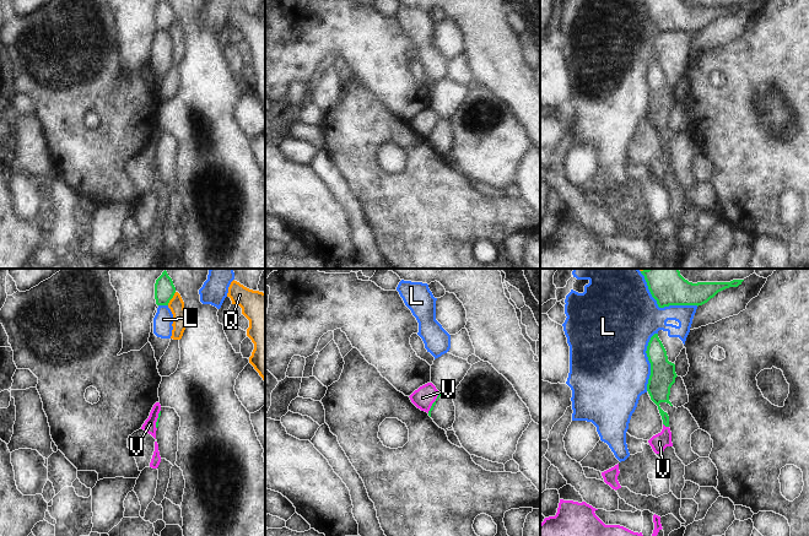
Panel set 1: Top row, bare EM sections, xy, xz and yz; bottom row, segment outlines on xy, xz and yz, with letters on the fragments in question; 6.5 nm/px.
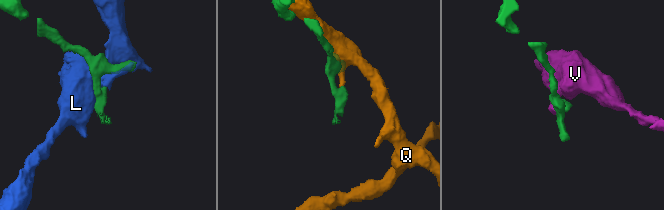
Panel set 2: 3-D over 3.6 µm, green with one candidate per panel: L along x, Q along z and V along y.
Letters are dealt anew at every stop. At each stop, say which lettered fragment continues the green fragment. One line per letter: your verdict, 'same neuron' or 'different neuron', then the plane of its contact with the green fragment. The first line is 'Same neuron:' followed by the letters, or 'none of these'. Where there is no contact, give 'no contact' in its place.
Same neuron: none of these
L: different neuron | yz
Q: different neuron | xy
V: different neuron | yz

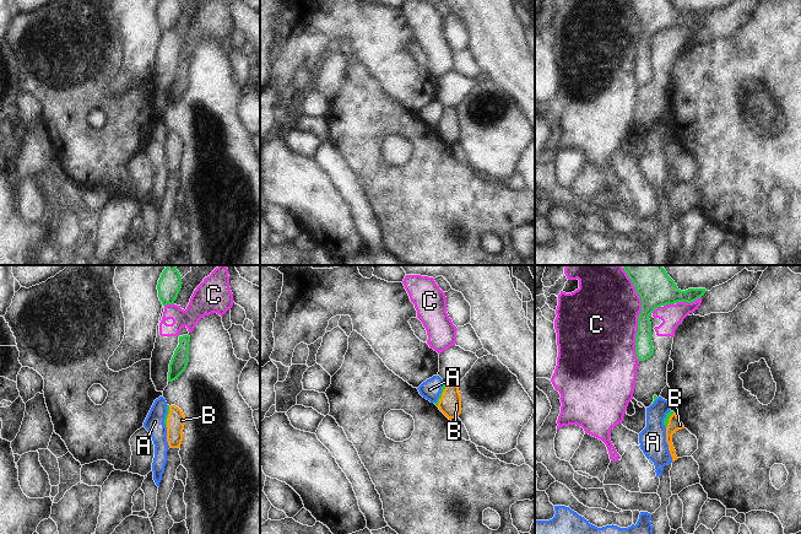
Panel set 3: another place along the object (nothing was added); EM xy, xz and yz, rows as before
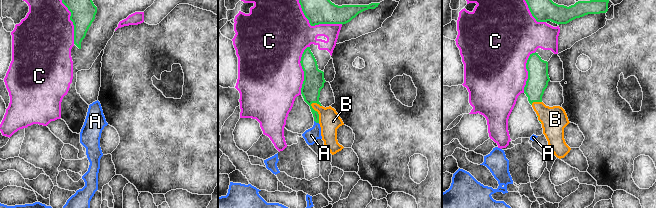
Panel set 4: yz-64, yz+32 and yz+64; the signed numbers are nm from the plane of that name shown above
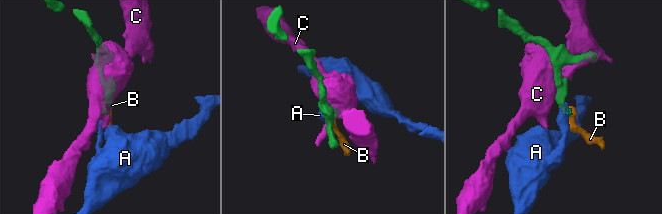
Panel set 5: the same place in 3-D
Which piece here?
Same neuron: B
A: different neuron | xz
B: same neuron | xz
C: different neuron | yz

